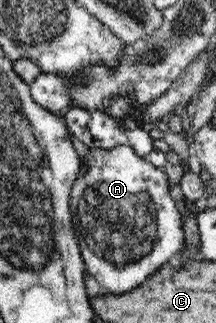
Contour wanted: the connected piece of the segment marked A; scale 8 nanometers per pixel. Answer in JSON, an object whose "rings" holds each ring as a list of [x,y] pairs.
{"rings":[[[117,145],[109,151],[88,149],[86,164],[79,158],[79,167],[69,209],[73,235],[77,238],[86,270],[97,278],[101,287],[107,287],[111,293],[129,293],[163,265],[173,263],[174,257],[187,248],[182,228],[185,215],[170,195],[168,175],[164,168],[157,168],[148,159],[139,157],[129,145]]]}

